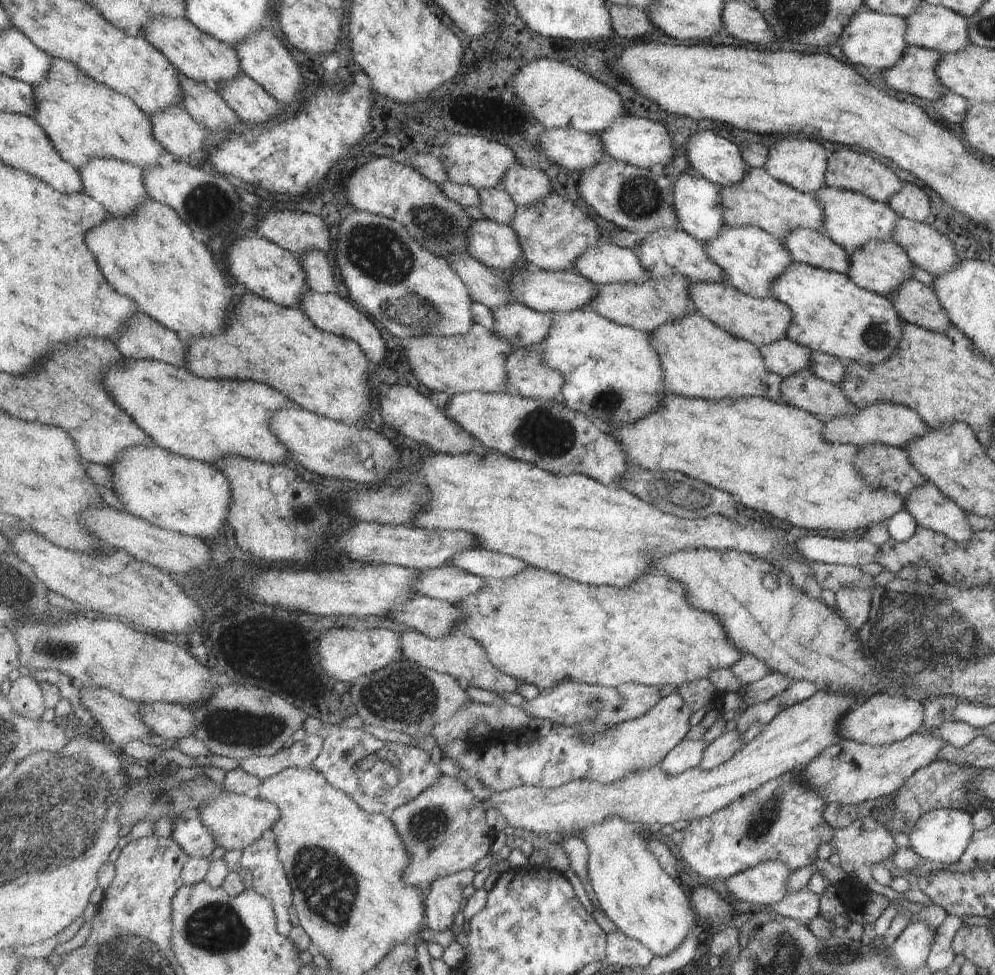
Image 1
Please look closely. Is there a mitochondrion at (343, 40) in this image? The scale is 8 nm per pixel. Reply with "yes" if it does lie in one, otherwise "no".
no

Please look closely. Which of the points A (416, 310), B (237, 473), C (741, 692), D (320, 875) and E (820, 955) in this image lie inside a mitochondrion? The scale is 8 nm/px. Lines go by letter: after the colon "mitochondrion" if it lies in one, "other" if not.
A: mitochondrion
B: other
C: other
D: mitochondrion
E: mitochondrion

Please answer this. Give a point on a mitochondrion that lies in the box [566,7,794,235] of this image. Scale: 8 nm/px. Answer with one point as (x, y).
(639, 198)

